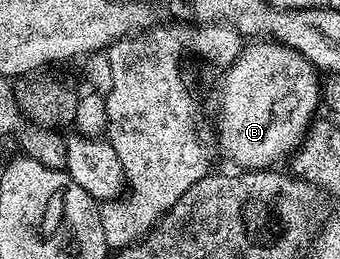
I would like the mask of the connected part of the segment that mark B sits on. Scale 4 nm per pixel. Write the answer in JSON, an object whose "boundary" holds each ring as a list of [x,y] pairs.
{"boundary":[[[266,38],[251,42],[240,52],[228,72],[222,73],[223,97],[219,100],[219,148],[243,170],[267,170],[278,160],[286,161],[302,145],[319,104],[321,108],[320,73],[314,64],[288,44],[276,44]]]}

